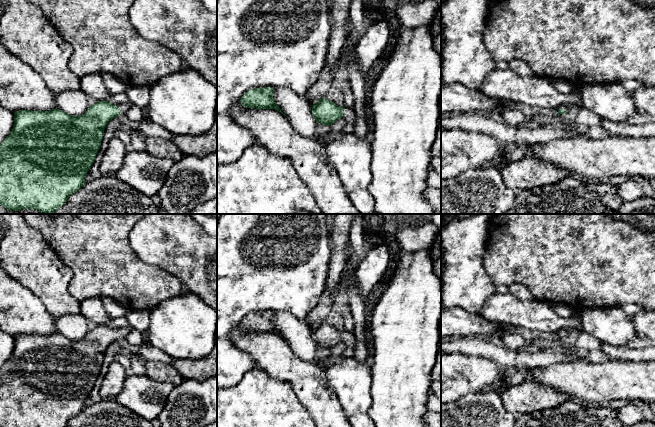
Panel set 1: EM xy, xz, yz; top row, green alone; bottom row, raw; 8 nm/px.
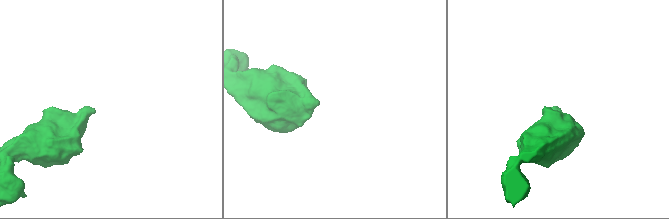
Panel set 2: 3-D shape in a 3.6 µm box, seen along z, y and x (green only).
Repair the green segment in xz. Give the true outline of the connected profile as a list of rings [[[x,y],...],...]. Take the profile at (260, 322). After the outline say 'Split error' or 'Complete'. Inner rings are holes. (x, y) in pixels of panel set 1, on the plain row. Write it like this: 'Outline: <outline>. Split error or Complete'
Outline: [[[273,311],[250,313],[240,322],[241,328],[245,332],[275,333],[286,340],[273,324],[273,315]]]. Complete

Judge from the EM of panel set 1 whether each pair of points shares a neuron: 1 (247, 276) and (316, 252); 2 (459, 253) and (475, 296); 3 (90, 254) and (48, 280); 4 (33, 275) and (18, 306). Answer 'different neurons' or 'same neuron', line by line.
1: same neuron
2: same neuron
3: different neurons
4: different neurons

